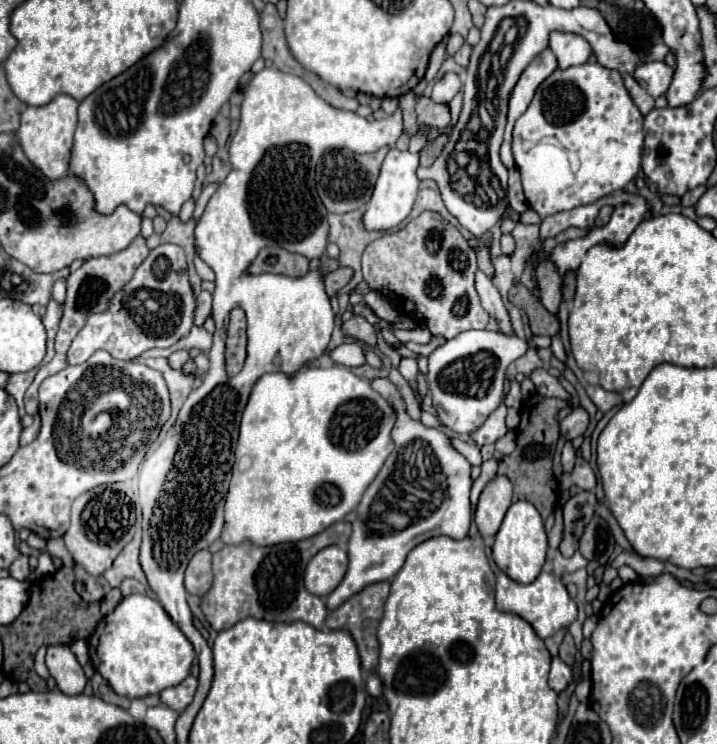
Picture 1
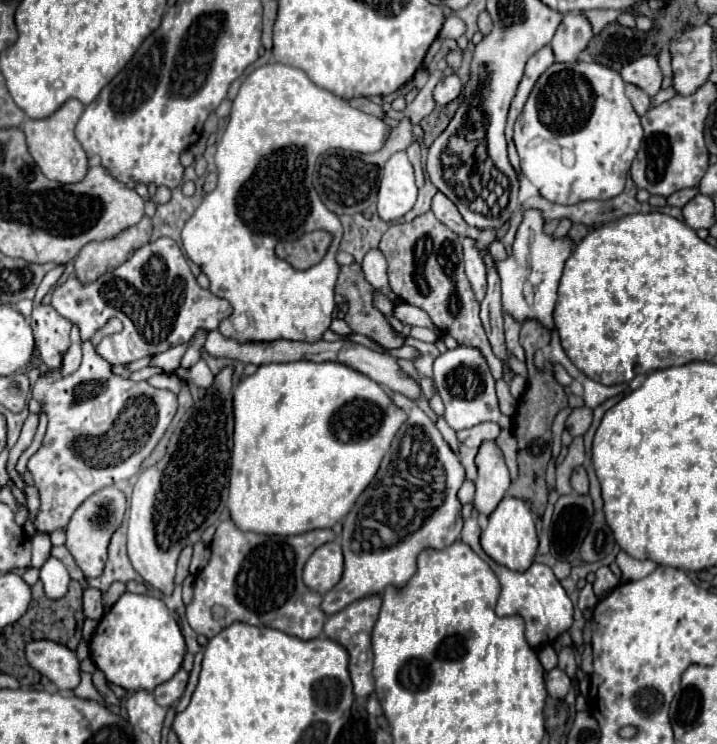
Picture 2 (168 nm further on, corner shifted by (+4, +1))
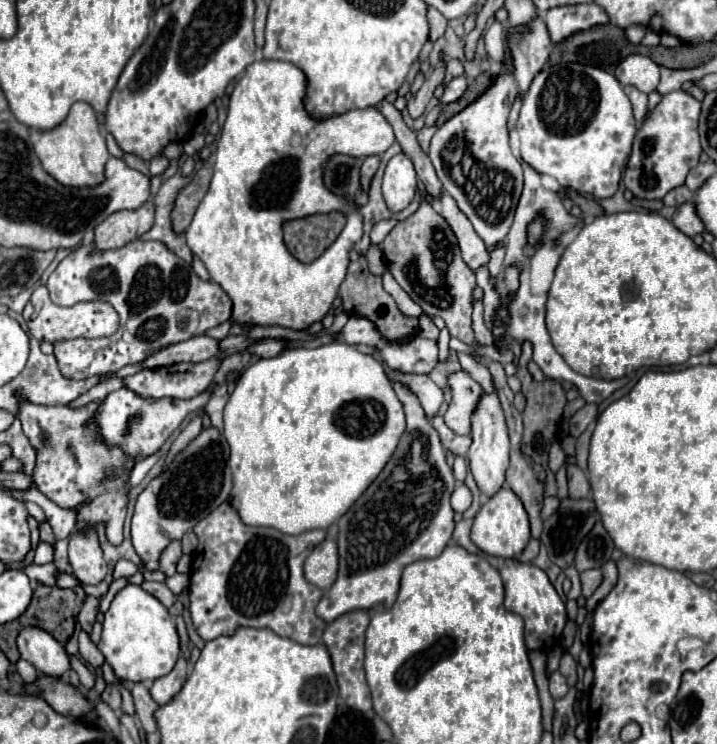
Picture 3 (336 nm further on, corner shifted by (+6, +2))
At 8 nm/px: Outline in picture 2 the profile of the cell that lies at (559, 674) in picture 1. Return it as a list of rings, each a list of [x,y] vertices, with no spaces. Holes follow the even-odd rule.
[[[553,669],[549,671],[547,675],[547,693],[553,697],[553,699],[563,699],[567,695],[571,687],[571,679],[561,671],[561,669]]]

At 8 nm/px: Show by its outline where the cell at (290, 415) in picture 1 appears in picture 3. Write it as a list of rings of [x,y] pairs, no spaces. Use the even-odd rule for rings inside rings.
[[[333,340],[319,348],[291,348],[291,350],[285,350],[281,356],[261,358],[245,368],[245,372],[241,374],[241,378],[225,406],[223,434],[231,448],[229,468],[233,474],[231,506],[237,510],[241,520],[249,526],[269,526],[269,528],[277,528],[279,532],[285,532],[285,534],[301,534],[301,532],[315,530],[315,528],[327,530],[333,522],[337,522],[353,506],[353,502],[361,496],[361,492],[365,492],[365,488],[377,478],[377,474],[387,464],[393,450],[397,448],[397,440],[401,438],[401,432],[405,432],[403,406],[397,400],[389,378],[385,376],[383,364],[375,356],[361,352],[359,348],[349,346],[345,342]]]

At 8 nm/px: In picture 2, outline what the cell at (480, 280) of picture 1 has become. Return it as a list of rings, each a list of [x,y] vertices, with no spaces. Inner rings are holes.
[[[463,239],[463,255],[465,255],[465,273],[471,281],[477,301],[483,301],[487,289],[487,265],[483,261],[483,249],[477,247],[475,239]]]

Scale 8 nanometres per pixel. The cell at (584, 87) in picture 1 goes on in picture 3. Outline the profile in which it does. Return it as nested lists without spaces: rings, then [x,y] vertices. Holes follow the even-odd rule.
[[[559,64],[541,70],[523,98],[523,106],[517,120],[517,132],[521,136],[521,158],[533,166],[539,174],[549,174],[557,182],[579,194],[591,194],[593,198],[611,198],[619,190],[621,174],[631,154],[631,144],[637,132],[637,124],[631,112],[629,98],[623,92],[619,80],[593,66],[585,64]]]

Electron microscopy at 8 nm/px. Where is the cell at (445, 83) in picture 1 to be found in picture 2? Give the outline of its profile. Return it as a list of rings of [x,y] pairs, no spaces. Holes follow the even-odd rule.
[[[455,73],[447,75],[447,77],[435,87],[435,91],[433,91],[435,103],[437,103],[437,105],[447,105],[447,103],[451,103],[453,99],[459,97],[461,89],[463,89],[461,79],[459,79]]]

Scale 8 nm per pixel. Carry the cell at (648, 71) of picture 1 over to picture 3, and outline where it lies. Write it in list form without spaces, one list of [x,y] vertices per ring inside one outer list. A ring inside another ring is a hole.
[[[633,54],[617,66],[615,76],[623,86],[631,84],[631,86],[639,88],[641,92],[649,94],[659,84],[659,64],[655,64],[649,56]]]

